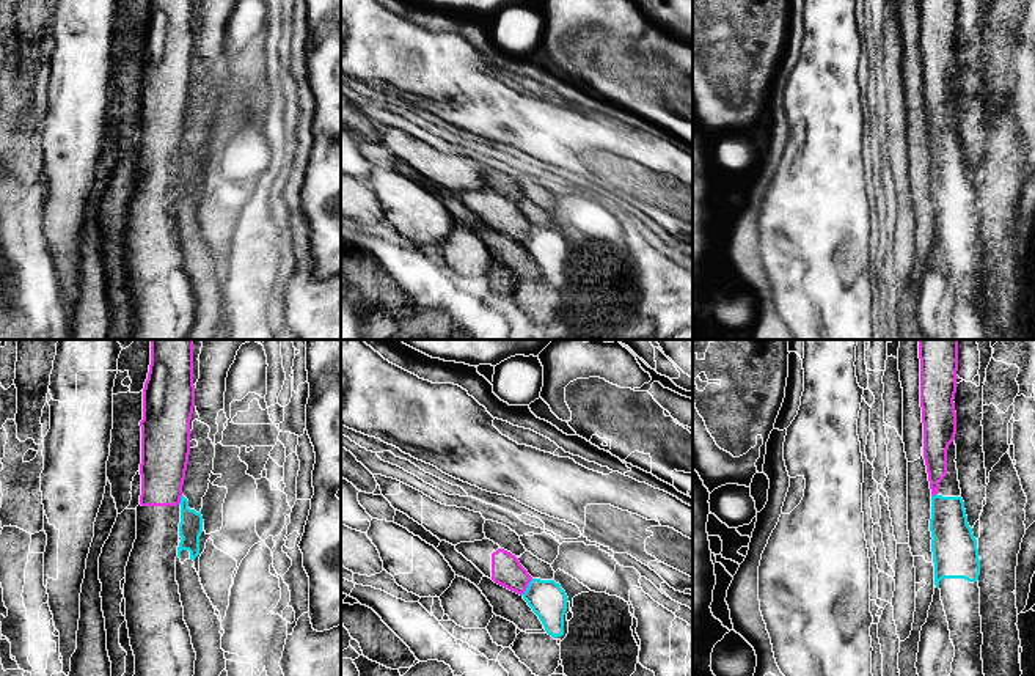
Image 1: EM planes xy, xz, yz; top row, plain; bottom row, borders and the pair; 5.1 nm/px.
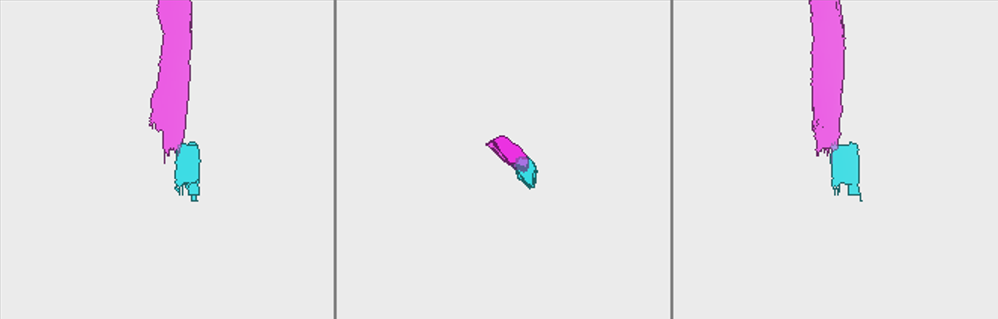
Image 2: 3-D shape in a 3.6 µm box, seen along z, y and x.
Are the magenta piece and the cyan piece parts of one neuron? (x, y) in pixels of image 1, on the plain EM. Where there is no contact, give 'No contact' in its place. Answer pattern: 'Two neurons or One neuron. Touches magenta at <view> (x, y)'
Two neurons. Touches magenta at xz (526, 235)

